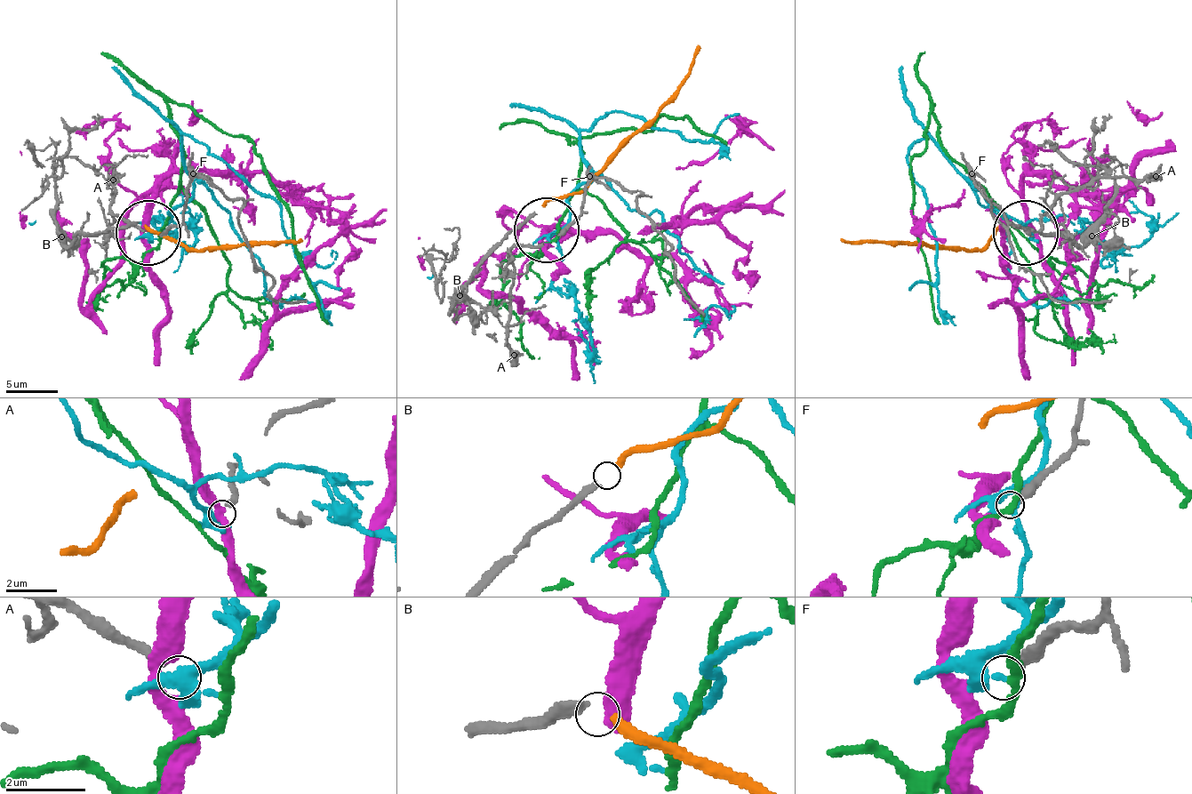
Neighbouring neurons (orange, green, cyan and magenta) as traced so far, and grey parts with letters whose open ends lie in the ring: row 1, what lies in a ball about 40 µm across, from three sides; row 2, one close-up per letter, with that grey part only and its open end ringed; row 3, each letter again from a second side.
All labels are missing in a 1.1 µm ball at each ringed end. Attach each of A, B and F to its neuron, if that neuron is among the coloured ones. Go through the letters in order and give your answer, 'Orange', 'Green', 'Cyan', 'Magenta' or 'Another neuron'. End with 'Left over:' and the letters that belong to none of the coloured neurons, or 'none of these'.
A: Cyan
B: Orange
F: Another neuron
Left over: F

